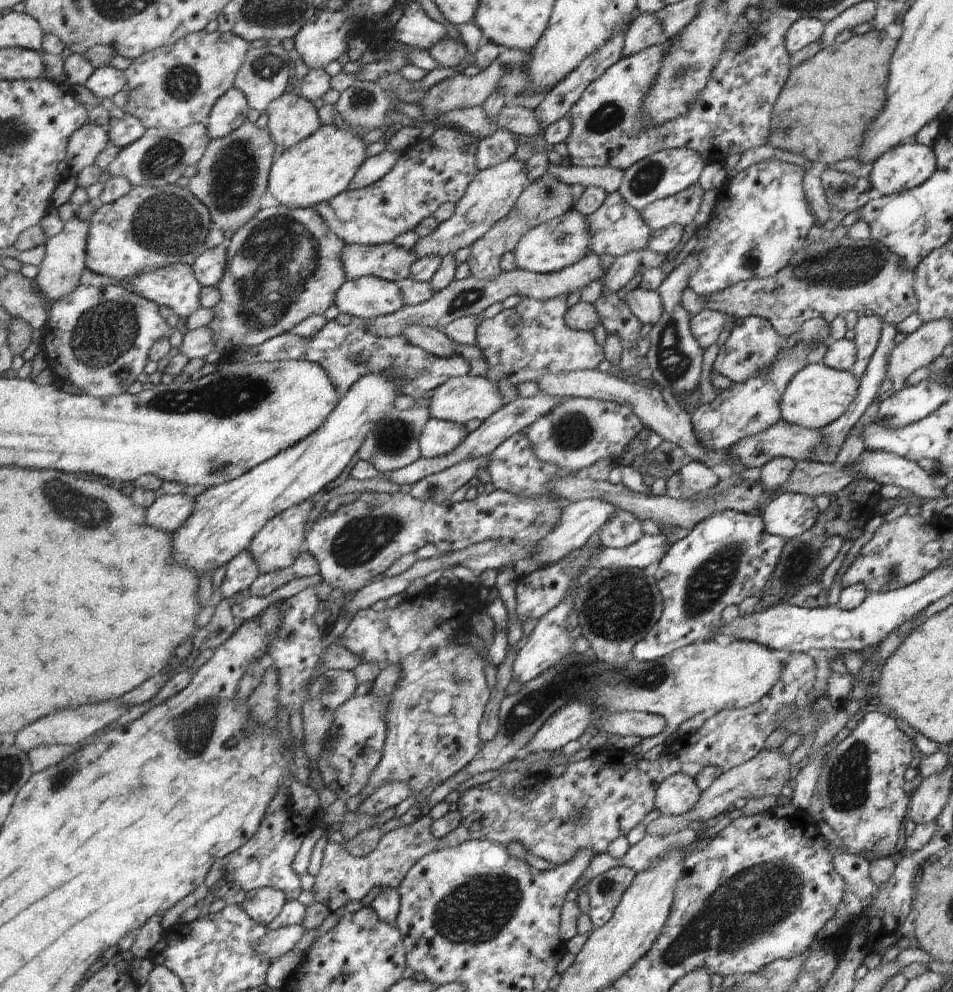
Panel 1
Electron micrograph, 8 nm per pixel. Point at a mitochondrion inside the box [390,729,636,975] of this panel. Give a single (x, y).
(475, 912)

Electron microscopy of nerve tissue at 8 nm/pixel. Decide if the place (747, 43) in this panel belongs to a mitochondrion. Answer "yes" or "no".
yes

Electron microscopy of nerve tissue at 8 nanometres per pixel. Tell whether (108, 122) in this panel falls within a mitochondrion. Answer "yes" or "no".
no

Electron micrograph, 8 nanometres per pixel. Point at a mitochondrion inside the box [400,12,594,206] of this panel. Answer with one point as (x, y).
(507, 67)

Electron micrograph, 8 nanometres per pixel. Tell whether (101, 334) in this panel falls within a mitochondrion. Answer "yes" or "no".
yes

